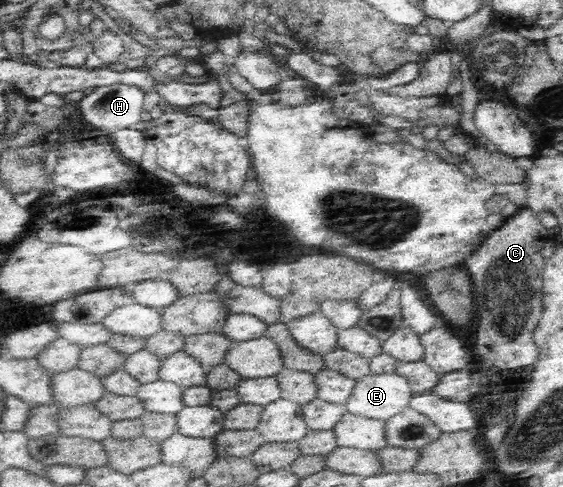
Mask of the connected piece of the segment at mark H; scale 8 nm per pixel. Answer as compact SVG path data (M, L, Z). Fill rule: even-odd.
M114 83L114 85L106 85L91 89L86 95L76 103L86 122L91 123L96 129L107 132L109 136L110 129L120 131L122 129L134 128L135 124L144 118L144 110L142 109L143 101L146 93L136 85L125 85L125 83Z

